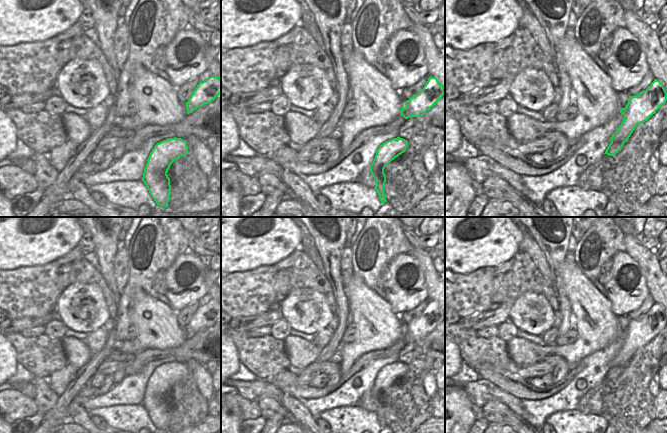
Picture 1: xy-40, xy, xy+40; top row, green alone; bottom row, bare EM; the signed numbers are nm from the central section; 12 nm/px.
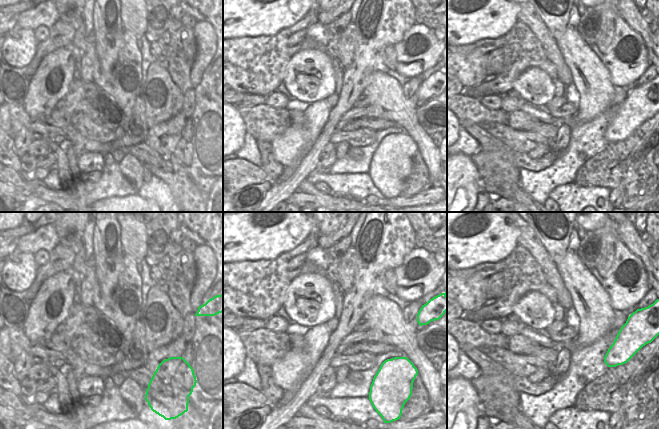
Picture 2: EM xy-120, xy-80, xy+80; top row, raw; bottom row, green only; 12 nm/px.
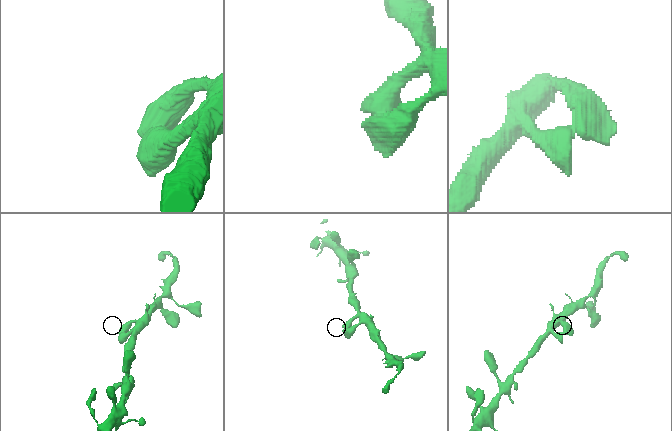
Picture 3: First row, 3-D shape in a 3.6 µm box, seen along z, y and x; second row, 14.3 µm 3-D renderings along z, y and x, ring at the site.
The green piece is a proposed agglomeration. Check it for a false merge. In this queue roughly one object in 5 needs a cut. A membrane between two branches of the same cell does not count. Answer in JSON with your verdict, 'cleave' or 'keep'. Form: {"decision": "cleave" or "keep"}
{"decision": "keep"}

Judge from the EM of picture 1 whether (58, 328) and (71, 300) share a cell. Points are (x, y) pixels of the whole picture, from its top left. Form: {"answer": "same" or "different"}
{"answer": "different"}

